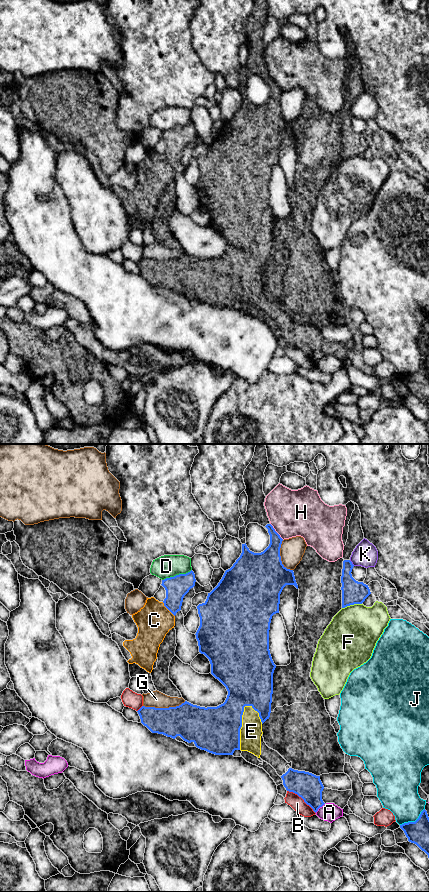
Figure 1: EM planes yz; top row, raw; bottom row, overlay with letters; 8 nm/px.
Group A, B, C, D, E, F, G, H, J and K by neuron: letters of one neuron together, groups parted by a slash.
A / B / C E / D / F / G / H / J / K

